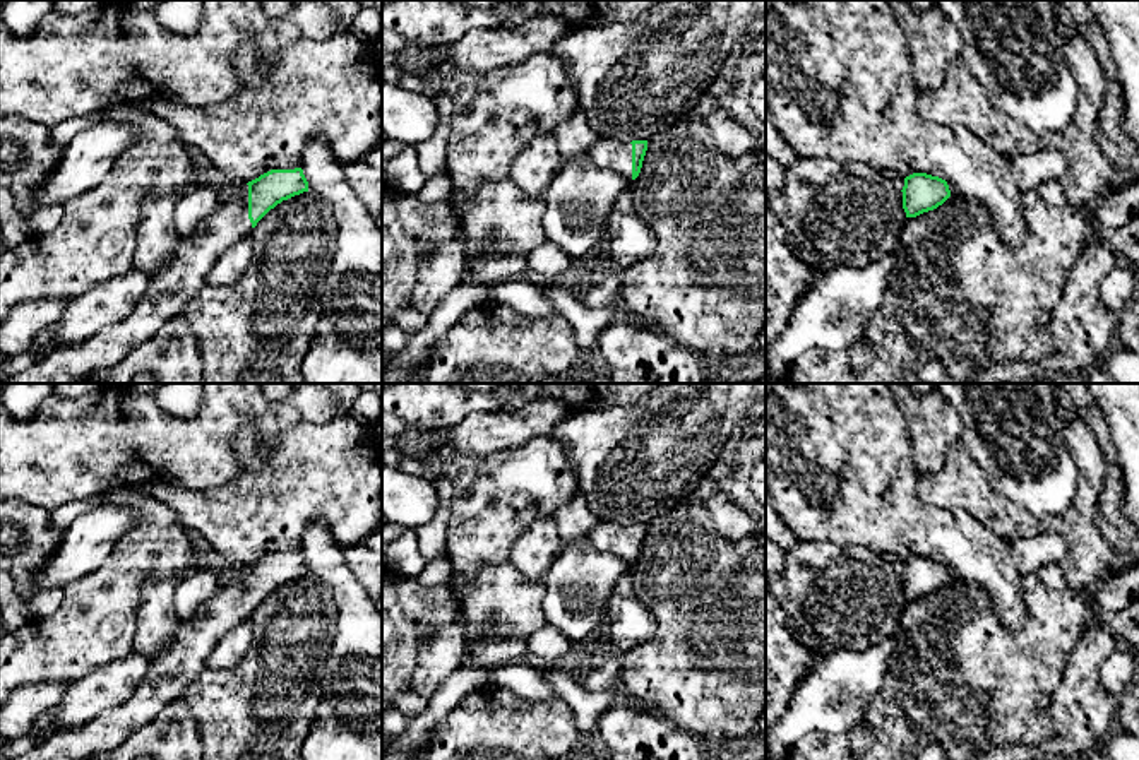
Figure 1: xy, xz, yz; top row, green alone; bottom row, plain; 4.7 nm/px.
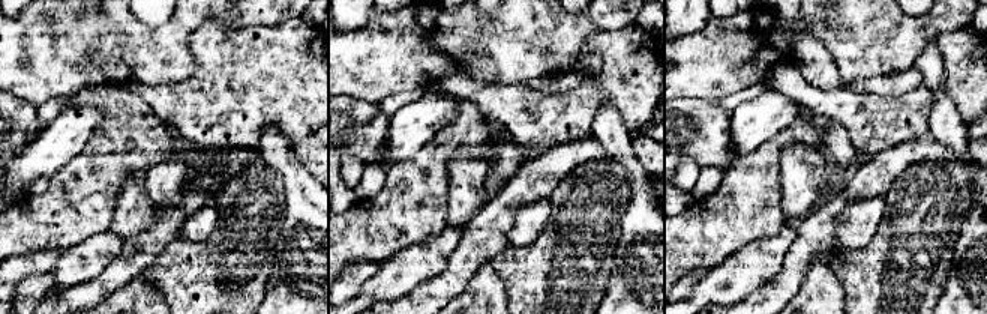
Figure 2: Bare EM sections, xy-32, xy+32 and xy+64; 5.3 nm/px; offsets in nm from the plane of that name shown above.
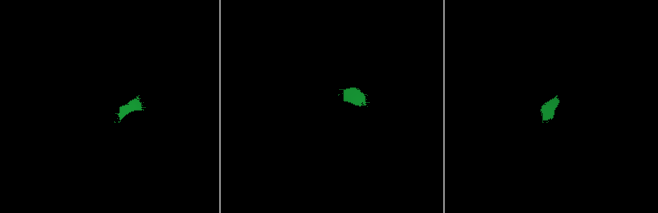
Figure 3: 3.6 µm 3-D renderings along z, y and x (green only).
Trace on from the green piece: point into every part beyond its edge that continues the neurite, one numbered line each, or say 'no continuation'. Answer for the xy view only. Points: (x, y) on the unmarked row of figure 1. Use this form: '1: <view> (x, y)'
1: xy (168, 675)

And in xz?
1: xz (614, 538)

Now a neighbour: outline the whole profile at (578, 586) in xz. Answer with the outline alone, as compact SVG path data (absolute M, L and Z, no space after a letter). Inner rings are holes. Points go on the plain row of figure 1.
M570 543L543 577L543 611L548 626L572 644L599 635L617 580L632 563L584 543Z

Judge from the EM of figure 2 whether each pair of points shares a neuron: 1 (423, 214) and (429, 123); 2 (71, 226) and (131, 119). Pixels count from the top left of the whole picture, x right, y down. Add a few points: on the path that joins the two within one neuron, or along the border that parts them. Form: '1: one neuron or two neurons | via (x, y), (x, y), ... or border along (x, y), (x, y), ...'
1: two neurons | border along (455, 119), (413, 156), (398, 161)
2: one neuron | via (81, 199), (92, 179), (116, 153), (119, 146)

